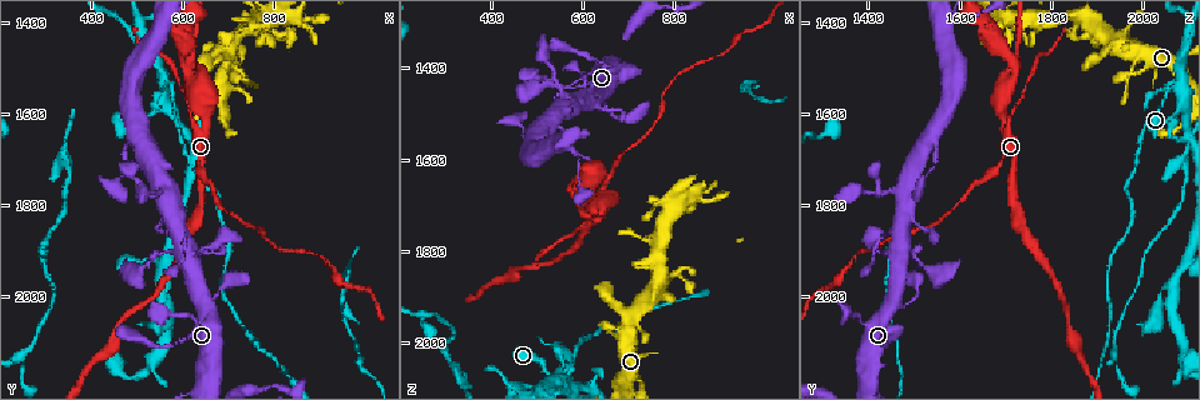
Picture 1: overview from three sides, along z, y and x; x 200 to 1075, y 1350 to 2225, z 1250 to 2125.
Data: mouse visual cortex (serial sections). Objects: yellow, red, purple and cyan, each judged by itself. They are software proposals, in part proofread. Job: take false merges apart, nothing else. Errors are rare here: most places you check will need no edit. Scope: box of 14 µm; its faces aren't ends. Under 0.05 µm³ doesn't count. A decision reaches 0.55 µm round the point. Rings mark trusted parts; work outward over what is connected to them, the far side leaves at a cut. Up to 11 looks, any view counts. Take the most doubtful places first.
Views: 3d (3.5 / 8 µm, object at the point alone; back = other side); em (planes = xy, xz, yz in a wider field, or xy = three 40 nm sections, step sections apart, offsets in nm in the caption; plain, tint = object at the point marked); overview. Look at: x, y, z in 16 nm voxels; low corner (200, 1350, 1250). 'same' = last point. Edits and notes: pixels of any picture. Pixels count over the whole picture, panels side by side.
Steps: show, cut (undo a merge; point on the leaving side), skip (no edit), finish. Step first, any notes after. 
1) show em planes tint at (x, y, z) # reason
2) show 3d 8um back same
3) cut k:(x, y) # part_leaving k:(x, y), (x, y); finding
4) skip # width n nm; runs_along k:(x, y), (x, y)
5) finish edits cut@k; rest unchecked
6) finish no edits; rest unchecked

show 3d 3.5um at (620, 1615, 1710) # thick turns thin

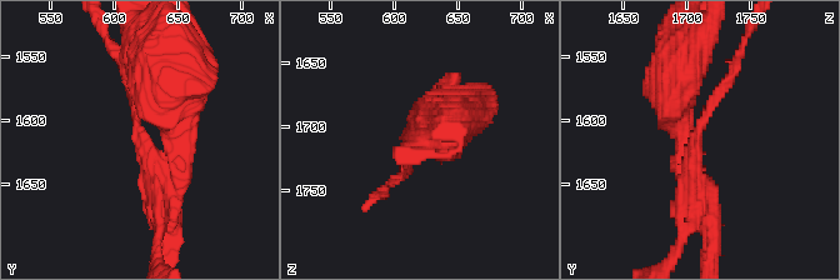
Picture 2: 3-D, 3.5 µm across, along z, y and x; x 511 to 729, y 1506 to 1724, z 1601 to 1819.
show em xy step 5 plain at (622, 1612, 1710) # arm_widths 100, 300 nm

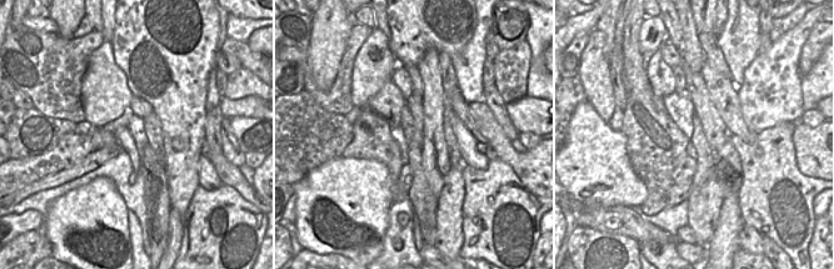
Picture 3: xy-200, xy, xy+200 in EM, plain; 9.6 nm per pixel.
show em xy step 5 tint same # where the object lies

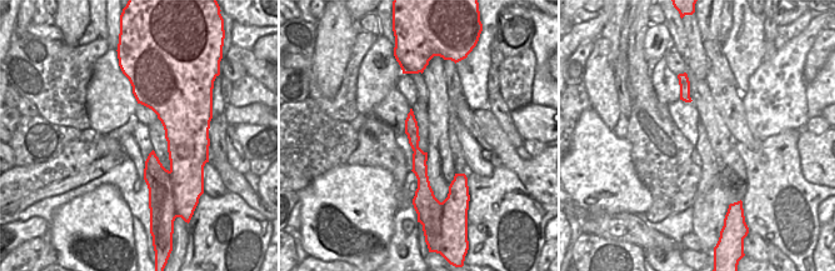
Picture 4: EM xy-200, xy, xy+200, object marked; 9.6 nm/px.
skip # runs_along 2:(160, 213), (123, 68); one cell here

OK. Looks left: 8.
show 3d 8um at (580, 1545, 2055) # side arm on a straight run

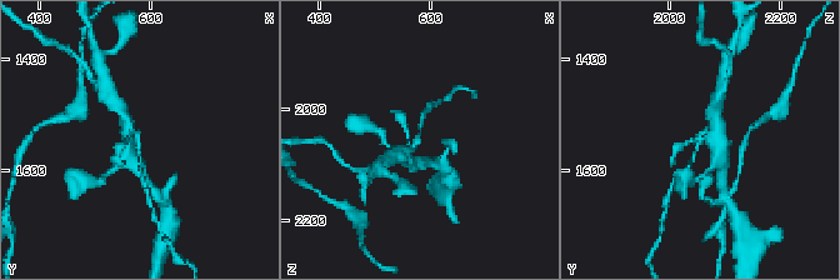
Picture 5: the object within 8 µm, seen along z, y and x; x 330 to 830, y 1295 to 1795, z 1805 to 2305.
show 3d 3.5um at (580, 1545, 2050) # zoom in

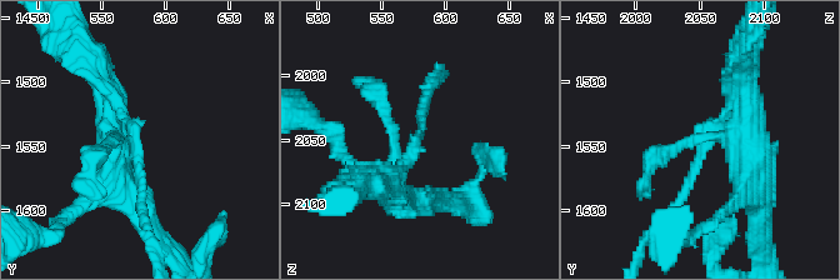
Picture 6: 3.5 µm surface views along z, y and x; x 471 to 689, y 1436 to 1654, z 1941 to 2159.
show em xy step 1 tint at (574, 1546, 2058) # need the tissue

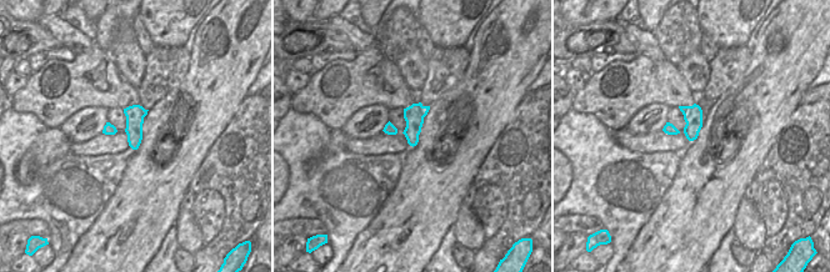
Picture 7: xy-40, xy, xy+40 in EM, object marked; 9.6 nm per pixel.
cut 6:(691, 174) # part_leaving 6:(408, 154), (430, 90); two cells meet here

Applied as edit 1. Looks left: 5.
show overview # redraw

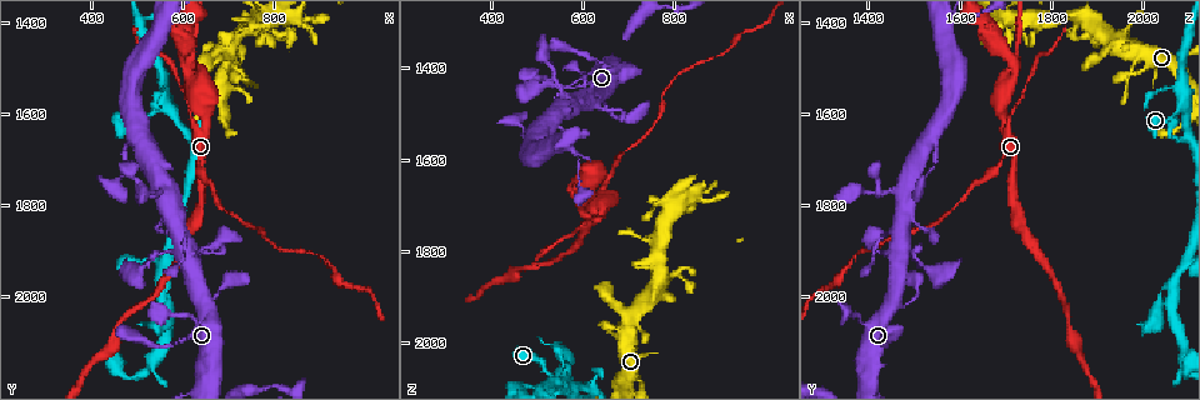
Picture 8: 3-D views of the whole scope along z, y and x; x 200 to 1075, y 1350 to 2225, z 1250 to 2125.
show 3d 3.5um at (805, 1425, 1850) # sharp bend

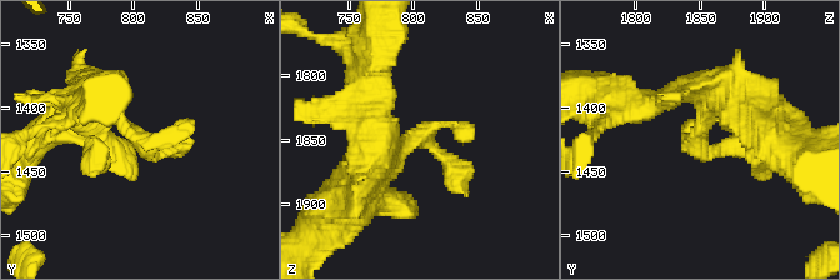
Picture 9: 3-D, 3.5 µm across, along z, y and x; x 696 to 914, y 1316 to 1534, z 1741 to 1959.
show em xy step 5 tint at (802, 1424, 1844) # now the EM

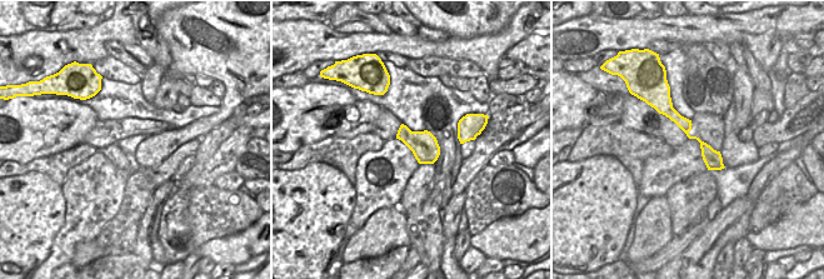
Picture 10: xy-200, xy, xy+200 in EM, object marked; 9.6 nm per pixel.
skip # runs_along 10:(660, 101), (687, 131), (702, 143), (718, 167); continuous, no second cell

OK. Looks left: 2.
show 3d 3.5um at (545, 1855, 1520) # a narrow waist

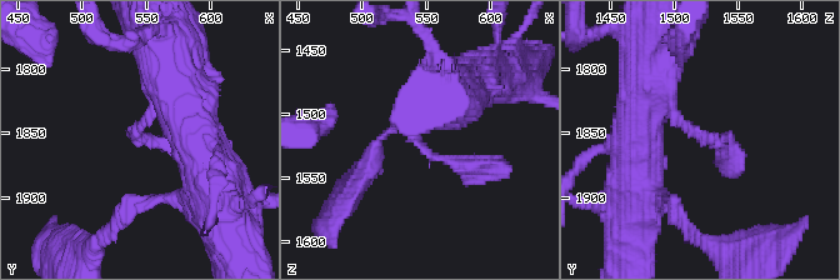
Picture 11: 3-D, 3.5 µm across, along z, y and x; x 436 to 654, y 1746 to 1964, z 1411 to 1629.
show em xy step 2 tint at (542, 1854, 1524) # arm_widths 250, 350 nm; shape alone is not enough

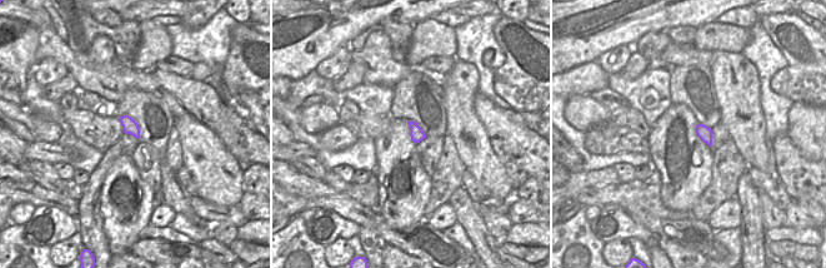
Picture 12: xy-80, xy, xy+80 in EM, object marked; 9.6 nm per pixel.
skip # runs_along 11:(646, 86), (726, 151); one cell here

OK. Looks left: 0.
finish edits cut@6; rest unchecked

